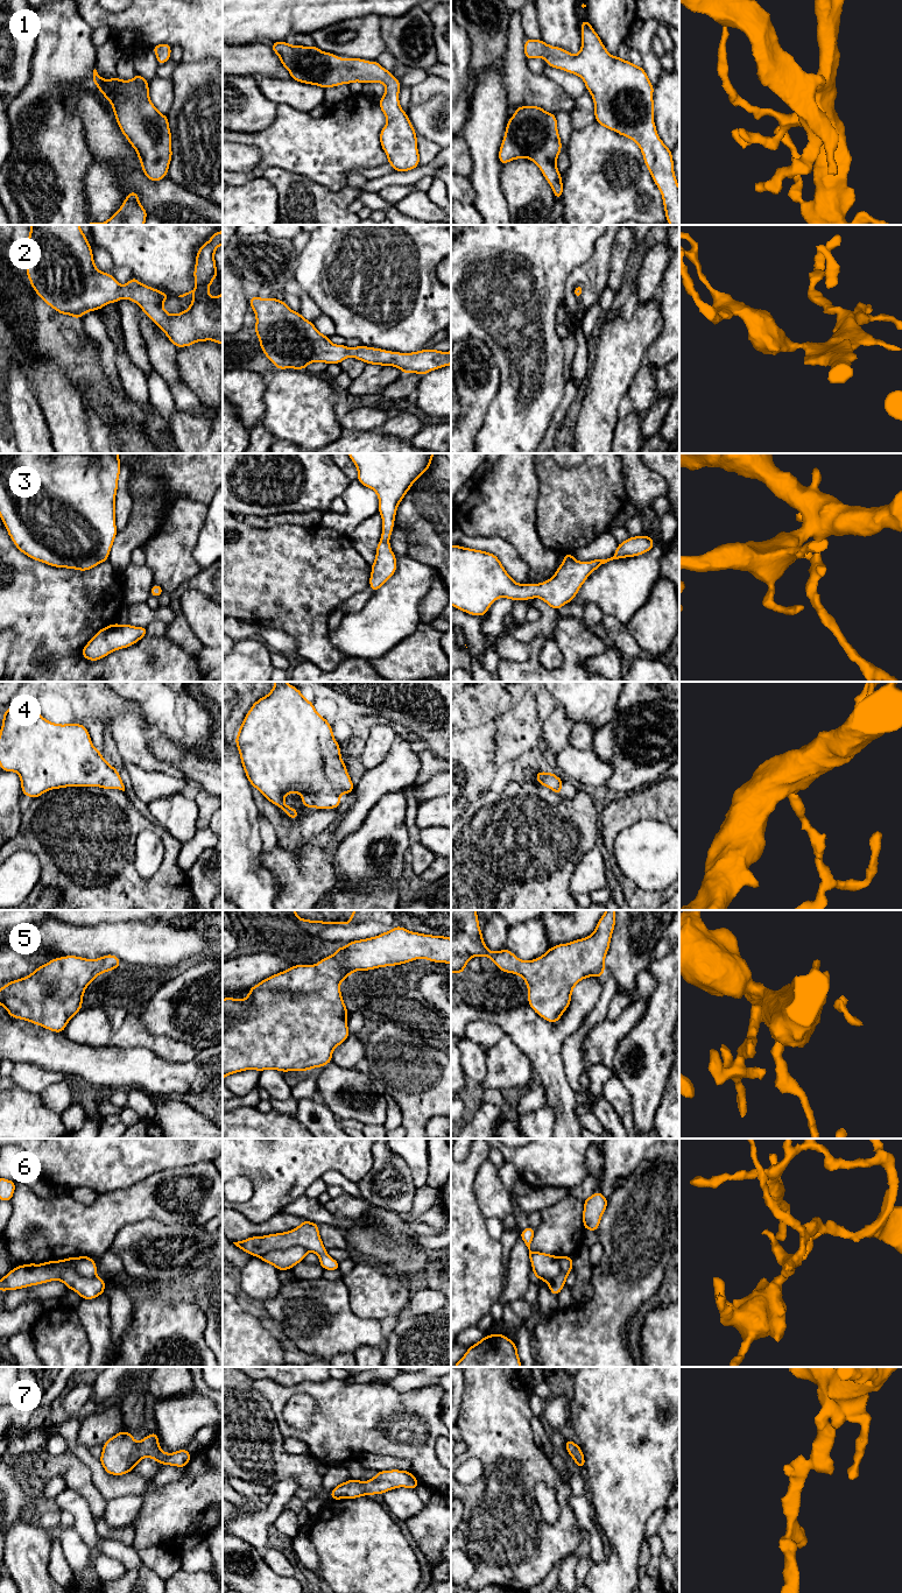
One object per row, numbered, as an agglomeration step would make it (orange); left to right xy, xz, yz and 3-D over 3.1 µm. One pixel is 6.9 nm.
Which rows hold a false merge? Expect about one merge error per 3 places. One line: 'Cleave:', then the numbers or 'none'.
Cleave: 6

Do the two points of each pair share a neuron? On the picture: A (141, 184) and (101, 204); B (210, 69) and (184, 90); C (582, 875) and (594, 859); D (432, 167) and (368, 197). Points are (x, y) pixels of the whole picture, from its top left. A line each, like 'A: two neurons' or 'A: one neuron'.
A: two neurons
B: one neuron
C: one neuron
D: one neuron

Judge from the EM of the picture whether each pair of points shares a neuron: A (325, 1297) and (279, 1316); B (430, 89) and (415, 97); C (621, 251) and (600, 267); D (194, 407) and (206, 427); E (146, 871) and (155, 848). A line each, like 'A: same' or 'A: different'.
A: same
B: same
C: different
D: different
E: same

